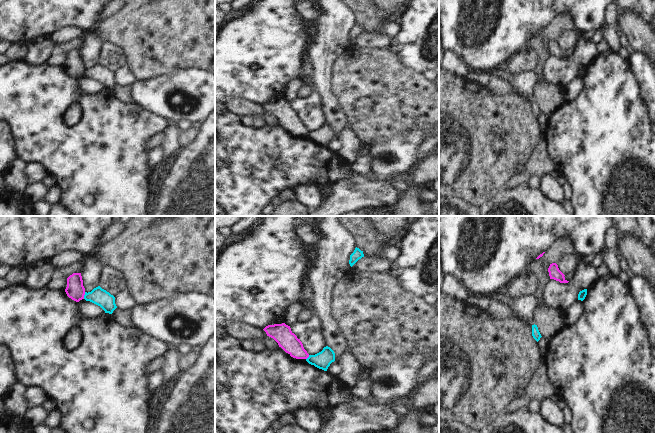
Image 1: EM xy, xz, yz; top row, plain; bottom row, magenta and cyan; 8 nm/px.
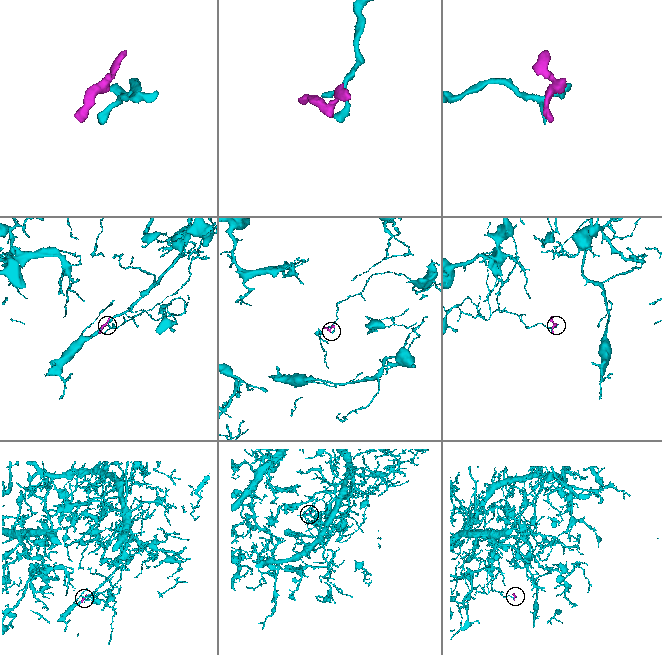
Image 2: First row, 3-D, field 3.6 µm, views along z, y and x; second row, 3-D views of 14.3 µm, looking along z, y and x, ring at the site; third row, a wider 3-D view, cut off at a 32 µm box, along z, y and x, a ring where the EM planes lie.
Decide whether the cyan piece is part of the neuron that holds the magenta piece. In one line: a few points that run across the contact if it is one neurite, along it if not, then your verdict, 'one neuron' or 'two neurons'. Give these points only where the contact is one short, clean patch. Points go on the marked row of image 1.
xy (85, 292), (83, 298) | two neurons

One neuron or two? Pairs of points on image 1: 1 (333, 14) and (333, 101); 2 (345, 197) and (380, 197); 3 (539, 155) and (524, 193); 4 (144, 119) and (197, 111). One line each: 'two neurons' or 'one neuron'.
1: one neuron
2: one neuron
3: two neurons
4: two neurons

